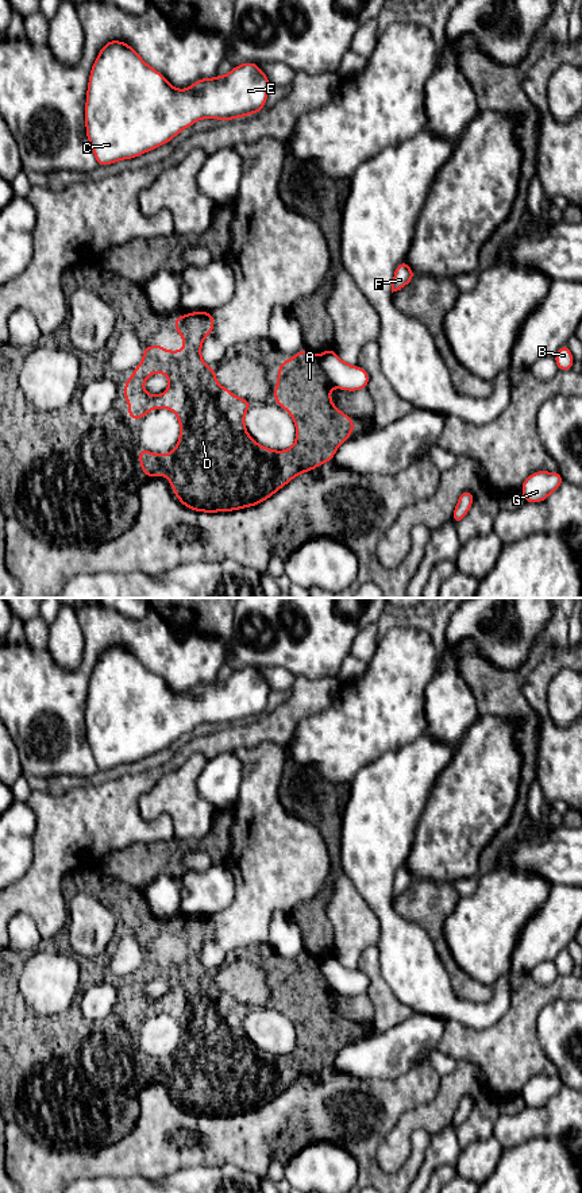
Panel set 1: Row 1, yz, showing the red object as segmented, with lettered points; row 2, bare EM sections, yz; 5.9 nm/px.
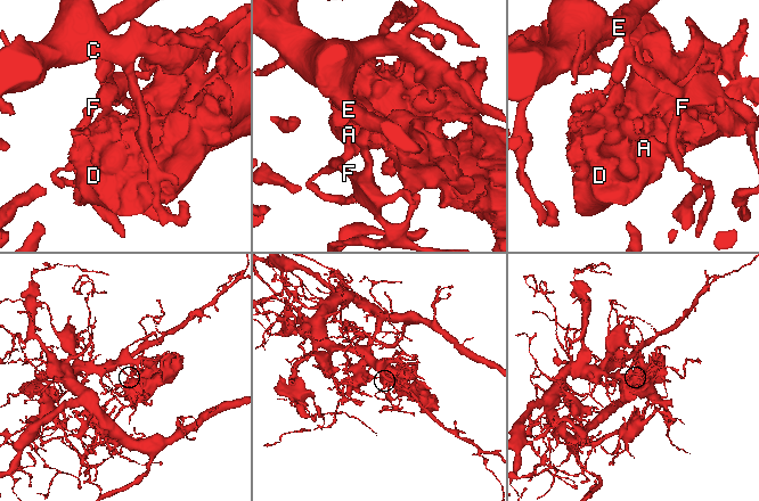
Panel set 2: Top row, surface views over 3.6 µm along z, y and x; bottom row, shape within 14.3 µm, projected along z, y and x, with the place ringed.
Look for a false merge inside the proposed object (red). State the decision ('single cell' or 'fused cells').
fused cells

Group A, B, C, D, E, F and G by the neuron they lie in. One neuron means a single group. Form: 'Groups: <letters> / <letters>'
Groups: A D / B C E F G

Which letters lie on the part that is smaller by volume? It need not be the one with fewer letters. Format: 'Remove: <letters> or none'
Remove: A, D

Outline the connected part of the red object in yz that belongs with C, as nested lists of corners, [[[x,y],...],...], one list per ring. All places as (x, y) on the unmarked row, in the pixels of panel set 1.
[[[123,645],[107,646],[89,679],[85,707],[86,742],[99,771],[132,764],[169,748],[201,723],[232,725],[263,714],[271,691],[255,667],[232,671],[227,680],[200,683],[188,694],[176,694]]]

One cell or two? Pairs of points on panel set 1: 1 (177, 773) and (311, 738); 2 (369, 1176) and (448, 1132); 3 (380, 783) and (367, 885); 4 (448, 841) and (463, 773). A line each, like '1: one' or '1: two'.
1: two
2: two
3: one
4: one

